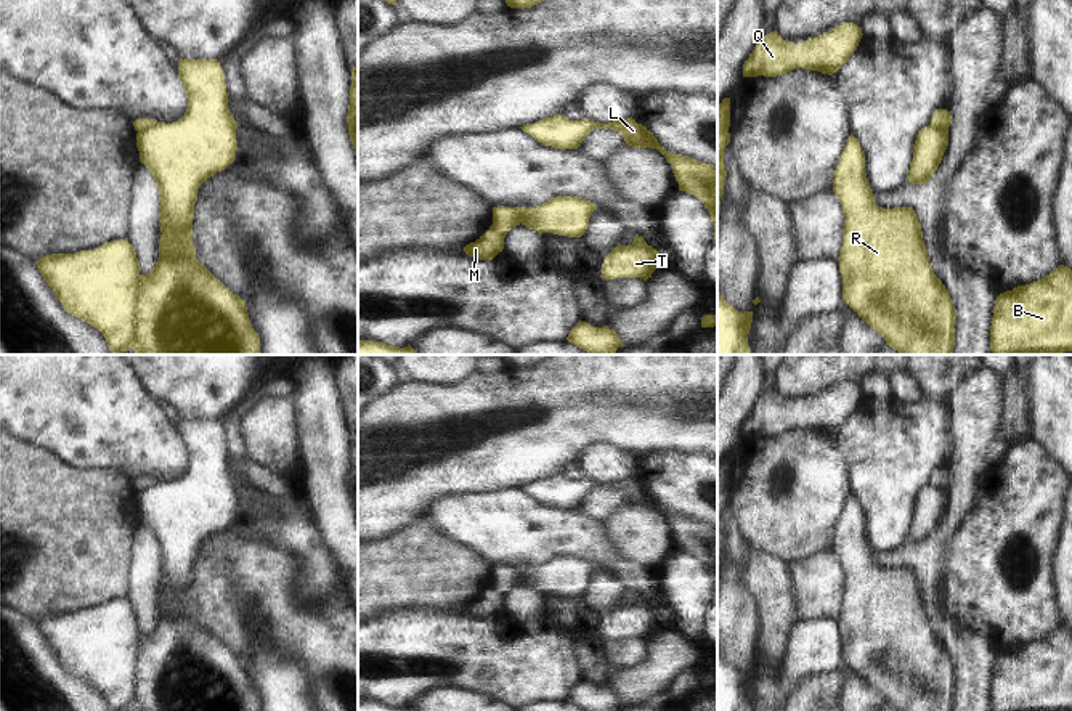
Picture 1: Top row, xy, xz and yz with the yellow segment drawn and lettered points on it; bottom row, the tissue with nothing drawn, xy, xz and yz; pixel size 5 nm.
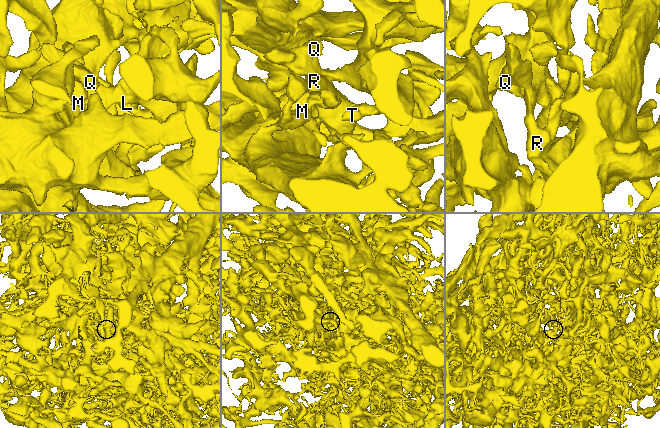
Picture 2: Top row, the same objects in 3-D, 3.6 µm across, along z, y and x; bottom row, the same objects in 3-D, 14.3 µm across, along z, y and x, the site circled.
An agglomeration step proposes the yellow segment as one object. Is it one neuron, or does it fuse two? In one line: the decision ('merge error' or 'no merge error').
merge error

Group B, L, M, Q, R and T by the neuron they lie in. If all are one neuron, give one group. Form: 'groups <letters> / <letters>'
groups B M / L Q R T

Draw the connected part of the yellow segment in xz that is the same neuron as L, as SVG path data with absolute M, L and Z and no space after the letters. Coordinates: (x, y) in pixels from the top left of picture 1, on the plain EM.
M557 473L520 488L539 502L555 509L578 509L594 488L611 488L632 507L658 509L672 525L679 551L693 554L708 568L714 584L714 599L717 600L717 526L666 510L660 506L653 493L632 477L599 483L586 477L581 480L568 480L565 475Z

